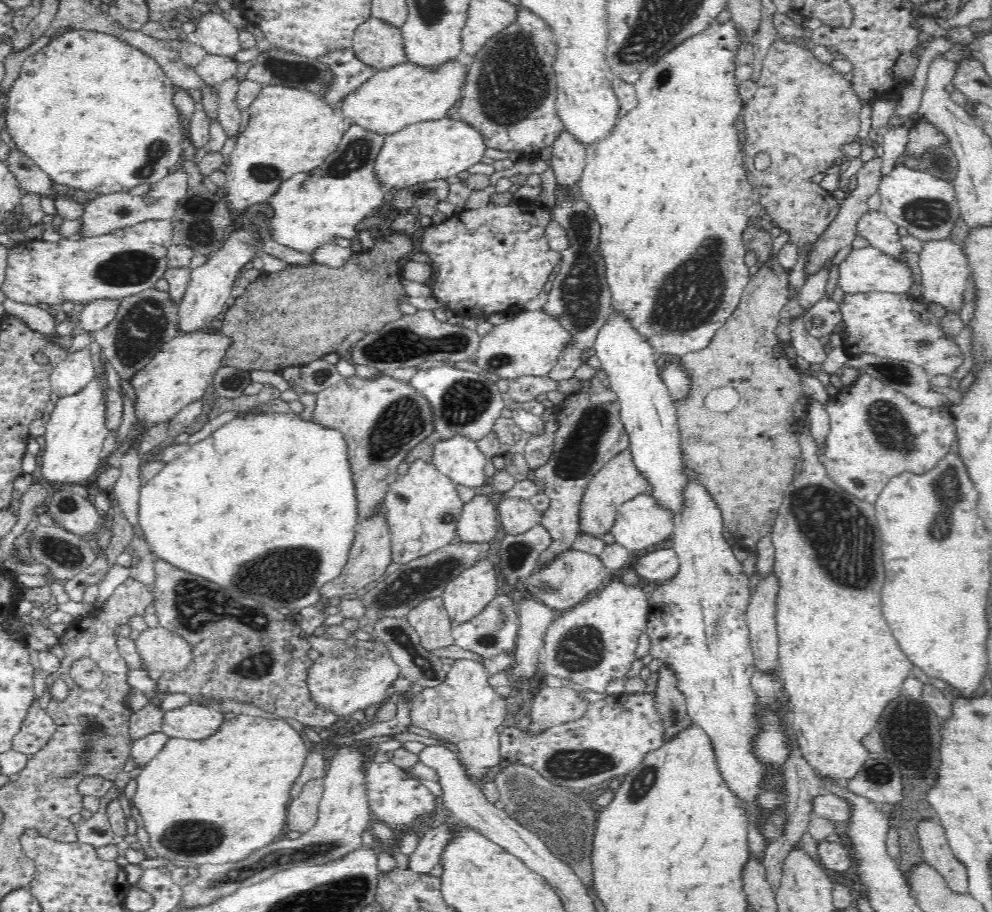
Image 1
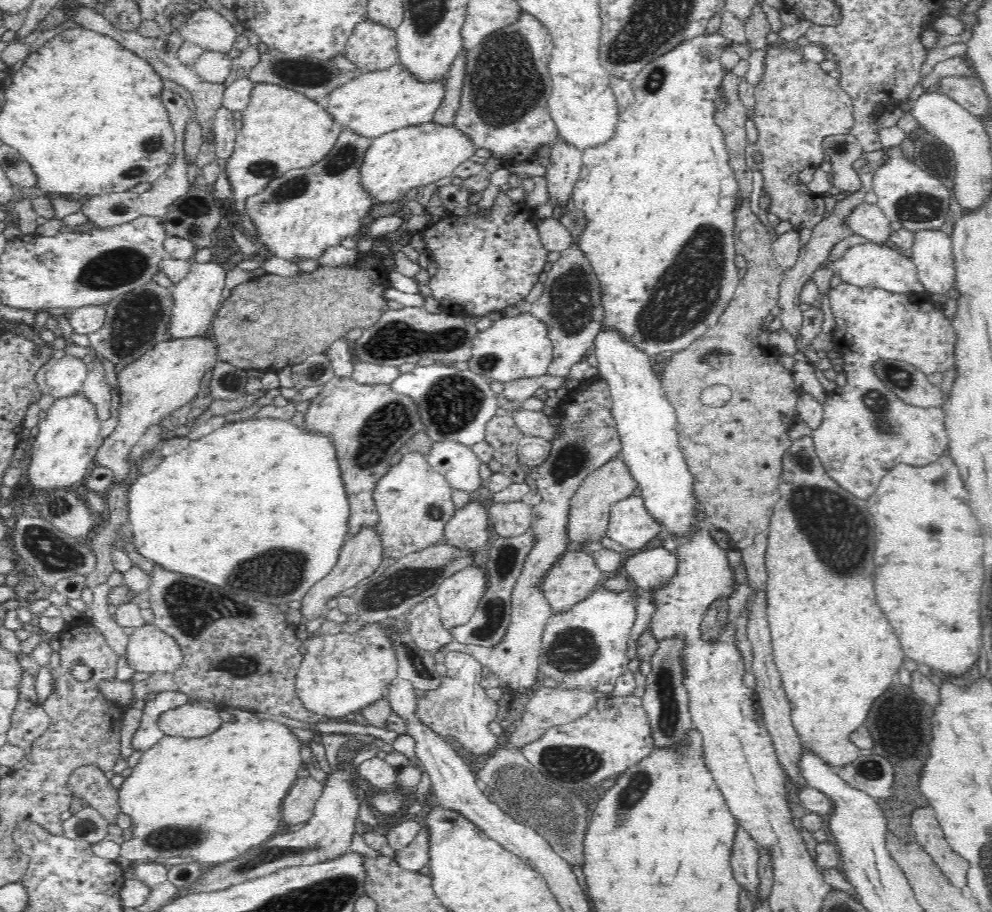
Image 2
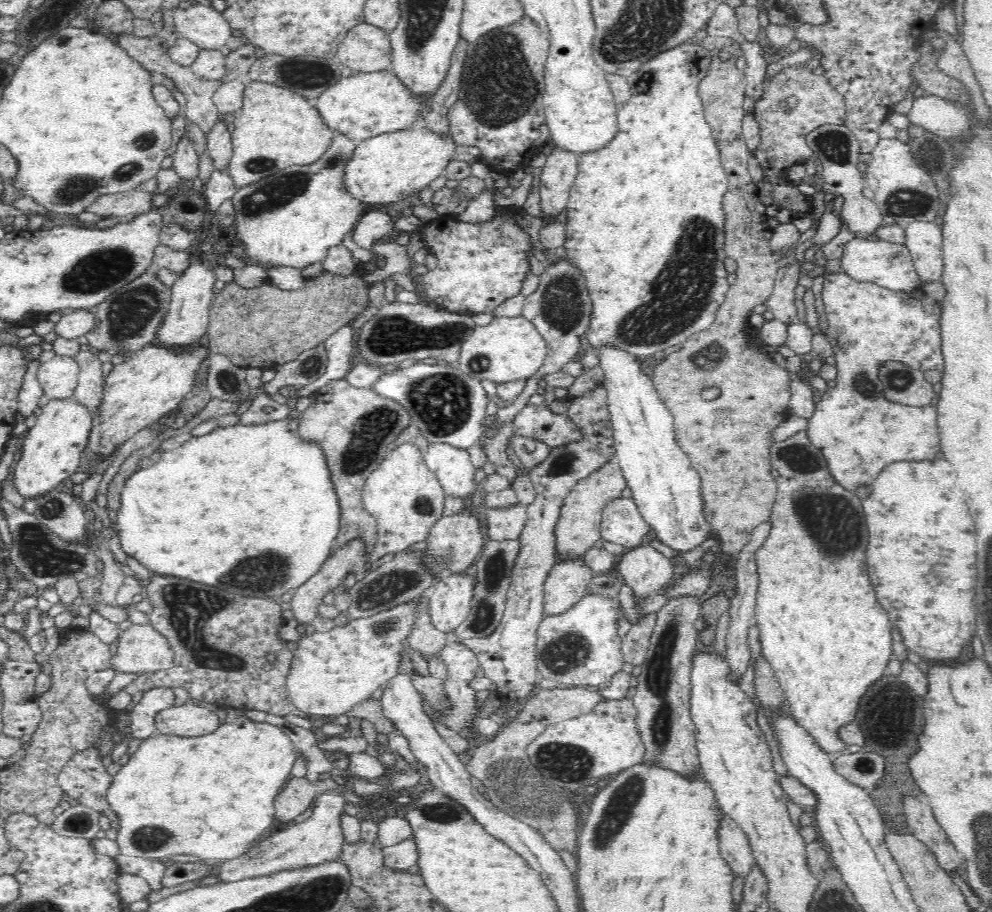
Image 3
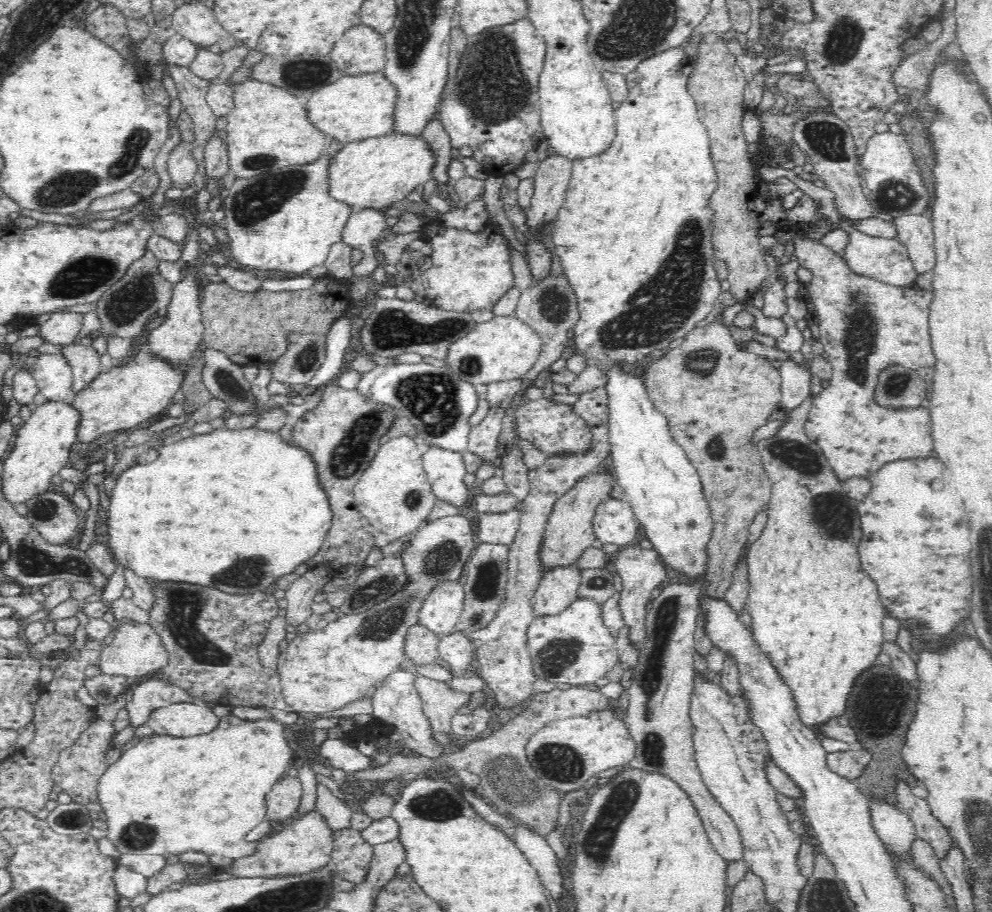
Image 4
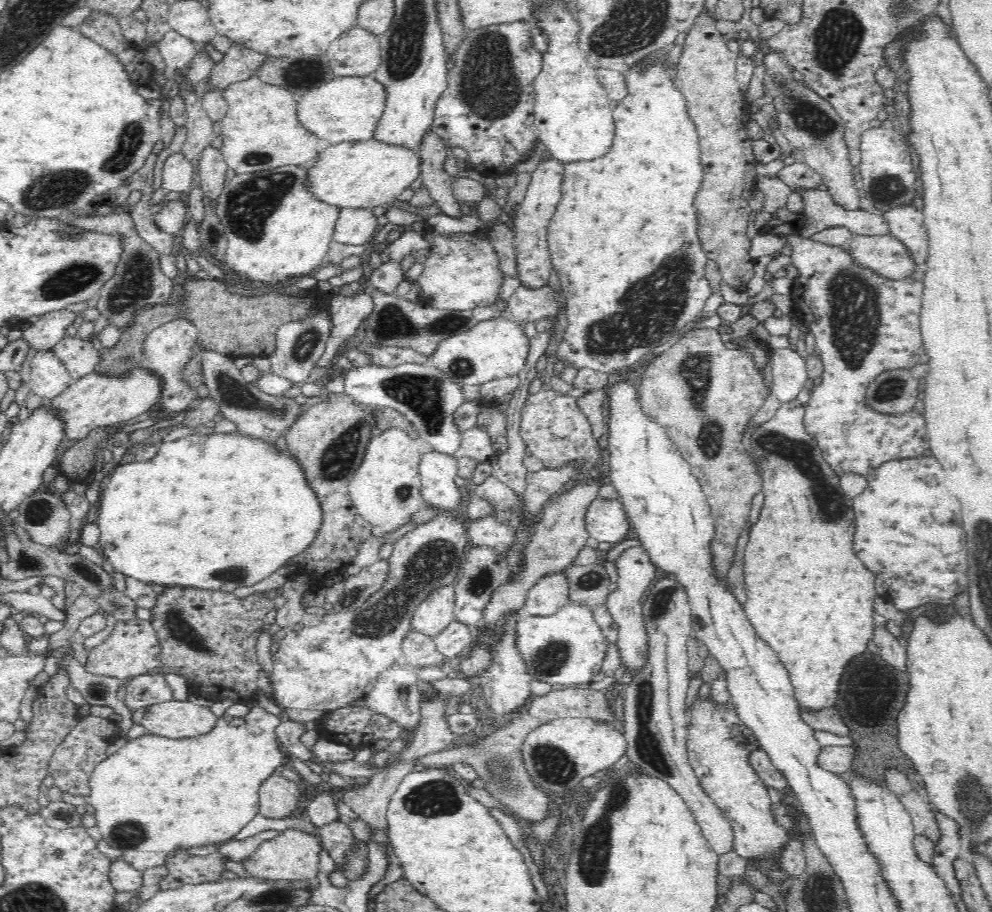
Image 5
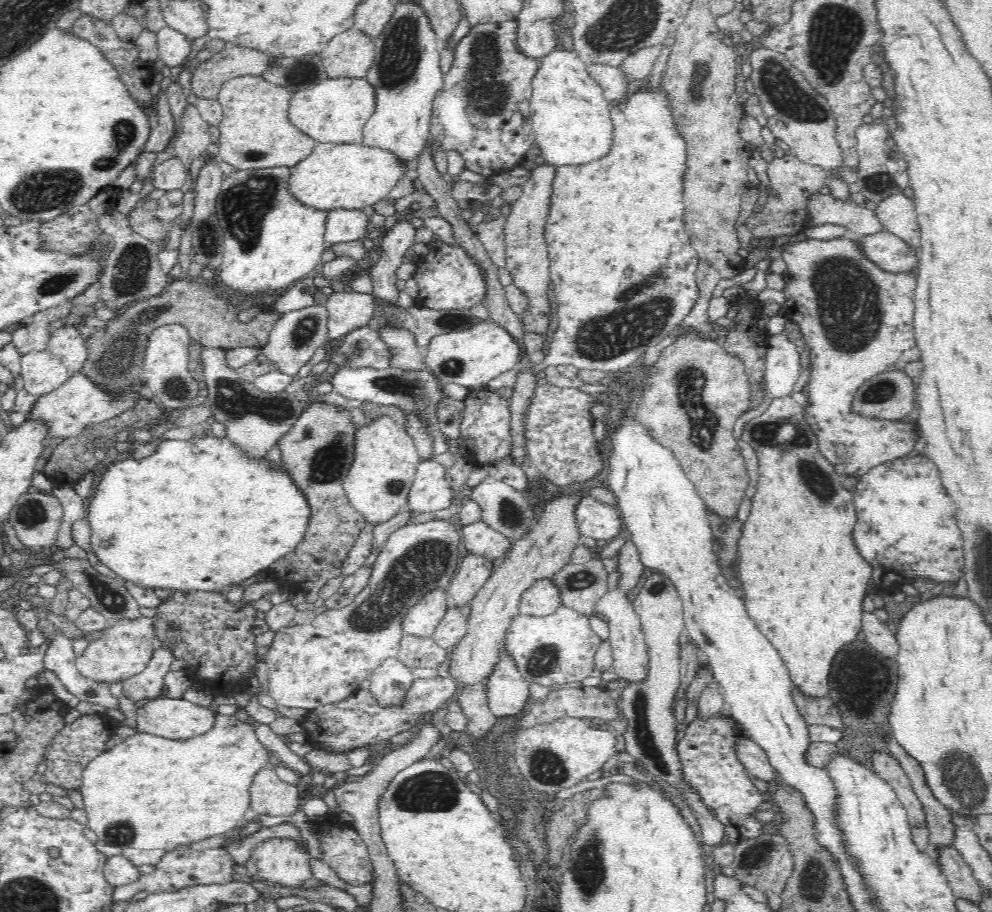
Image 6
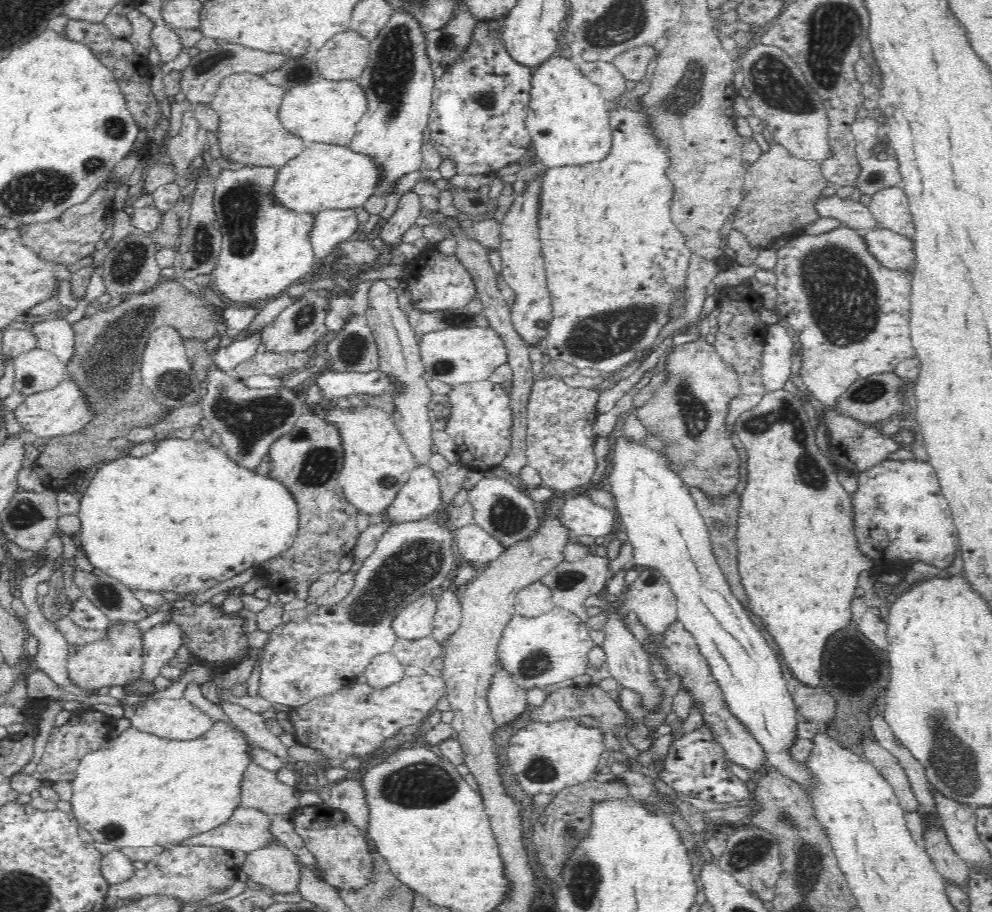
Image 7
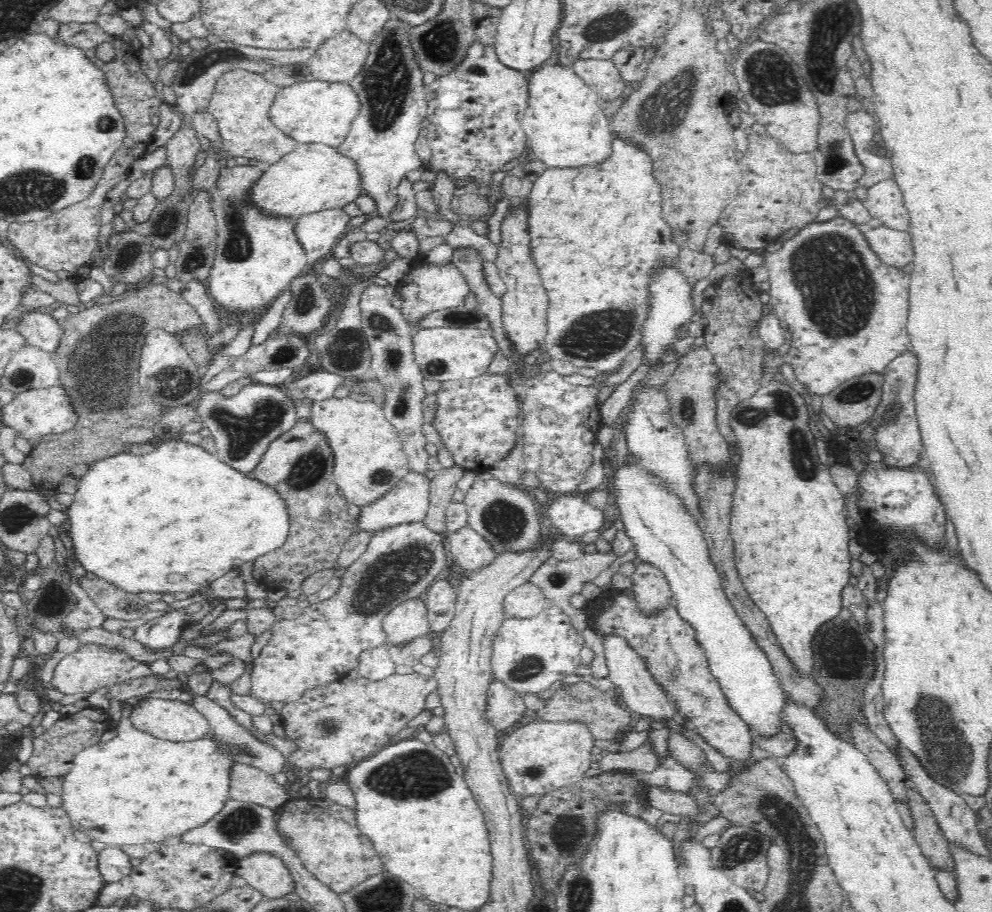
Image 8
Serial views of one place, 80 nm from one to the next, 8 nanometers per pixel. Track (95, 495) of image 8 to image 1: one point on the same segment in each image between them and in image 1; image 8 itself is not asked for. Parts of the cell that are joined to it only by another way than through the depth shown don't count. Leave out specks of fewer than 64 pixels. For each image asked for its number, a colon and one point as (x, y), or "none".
1: (264, 506)
2: (258, 505)
3: (247, 508)
4: (197, 514)
5: (215, 512)
6: (197, 515)
7: (183, 519)

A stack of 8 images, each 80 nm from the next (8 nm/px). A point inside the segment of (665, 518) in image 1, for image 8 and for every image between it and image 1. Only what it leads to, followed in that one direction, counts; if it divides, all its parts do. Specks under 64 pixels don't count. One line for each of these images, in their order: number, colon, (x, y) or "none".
2: (629, 524)
3: (621, 523)
4: (613, 522)
5: (604, 519)
6: (593, 518)
7: (578, 515)
8: (569, 515)

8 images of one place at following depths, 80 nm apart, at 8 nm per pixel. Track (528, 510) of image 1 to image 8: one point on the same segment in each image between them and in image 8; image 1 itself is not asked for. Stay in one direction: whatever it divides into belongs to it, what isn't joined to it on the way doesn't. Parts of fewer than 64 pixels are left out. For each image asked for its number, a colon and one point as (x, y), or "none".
2: (511, 519)
3: (501, 525)
4: (500, 528)
5: (487, 532)
6: (478, 539)
7: (477, 548)
8: (470, 551)

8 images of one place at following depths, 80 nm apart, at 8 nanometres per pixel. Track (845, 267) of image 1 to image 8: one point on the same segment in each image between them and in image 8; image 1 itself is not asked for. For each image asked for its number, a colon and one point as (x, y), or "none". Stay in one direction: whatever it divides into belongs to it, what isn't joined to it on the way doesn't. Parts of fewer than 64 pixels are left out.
2: (873, 264)
3: (885, 263)
4: (886, 259)
5: (886, 254)
6: (892, 253)
7: (894, 250)
8: (894, 246)

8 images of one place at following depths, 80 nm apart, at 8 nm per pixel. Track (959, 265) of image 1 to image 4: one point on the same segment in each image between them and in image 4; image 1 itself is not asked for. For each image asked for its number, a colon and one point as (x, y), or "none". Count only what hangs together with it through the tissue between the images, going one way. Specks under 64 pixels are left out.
2: (931, 254)
3: (923, 239)
4: (914, 231)

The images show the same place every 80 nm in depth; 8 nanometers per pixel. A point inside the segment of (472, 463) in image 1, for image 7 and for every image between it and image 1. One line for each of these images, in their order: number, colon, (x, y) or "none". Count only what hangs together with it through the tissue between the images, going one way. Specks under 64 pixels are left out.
2: (455, 462)
3: (454, 472)
4: (444, 470)
5: (437, 471)
6: (429, 492)
7: (417, 498)

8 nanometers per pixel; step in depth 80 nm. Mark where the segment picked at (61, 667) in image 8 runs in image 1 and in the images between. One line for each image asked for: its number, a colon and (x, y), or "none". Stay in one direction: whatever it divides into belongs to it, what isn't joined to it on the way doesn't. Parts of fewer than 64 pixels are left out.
1: (160, 650)
2: (148, 649)
3: (141, 649)
4: (136, 650)
5: (132, 648)
6: (126, 645)
7: (116, 660)

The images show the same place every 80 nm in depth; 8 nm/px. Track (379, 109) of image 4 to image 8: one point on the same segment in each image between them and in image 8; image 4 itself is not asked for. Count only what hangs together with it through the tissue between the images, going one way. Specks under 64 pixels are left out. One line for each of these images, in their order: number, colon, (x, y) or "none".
5: (345, 109)
6: (331, 110)
7: (318, 111)
8: (309, 112)

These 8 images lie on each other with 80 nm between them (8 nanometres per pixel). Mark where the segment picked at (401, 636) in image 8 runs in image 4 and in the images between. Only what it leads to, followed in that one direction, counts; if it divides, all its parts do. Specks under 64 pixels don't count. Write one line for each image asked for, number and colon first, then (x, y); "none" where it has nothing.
4: (439, 612)
5: (432, 614)
6: (421, 619)
7: (414, 620)

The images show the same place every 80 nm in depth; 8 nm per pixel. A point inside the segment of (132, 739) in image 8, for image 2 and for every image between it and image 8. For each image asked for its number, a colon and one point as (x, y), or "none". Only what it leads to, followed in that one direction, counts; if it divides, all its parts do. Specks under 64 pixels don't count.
2: (213, 798)
3: (209, 796)
4: (165, 796)
5: (157, 794)
6: (149, 792)
7: (138, 790)

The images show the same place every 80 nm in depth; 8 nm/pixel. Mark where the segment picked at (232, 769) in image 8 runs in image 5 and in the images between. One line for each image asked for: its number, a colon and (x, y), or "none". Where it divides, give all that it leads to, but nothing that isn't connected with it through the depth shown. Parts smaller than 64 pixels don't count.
5: (277, 797)
6: (268, 795)
7: (259, 788)

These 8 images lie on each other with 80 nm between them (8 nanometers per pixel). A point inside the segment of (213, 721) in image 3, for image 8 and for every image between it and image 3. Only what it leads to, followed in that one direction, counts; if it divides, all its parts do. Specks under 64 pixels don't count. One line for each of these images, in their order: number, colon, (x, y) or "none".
4: (184, 719)
5: (174, 719)
6: (177, 719)
7: (176, 719)
8: (168, 719)

